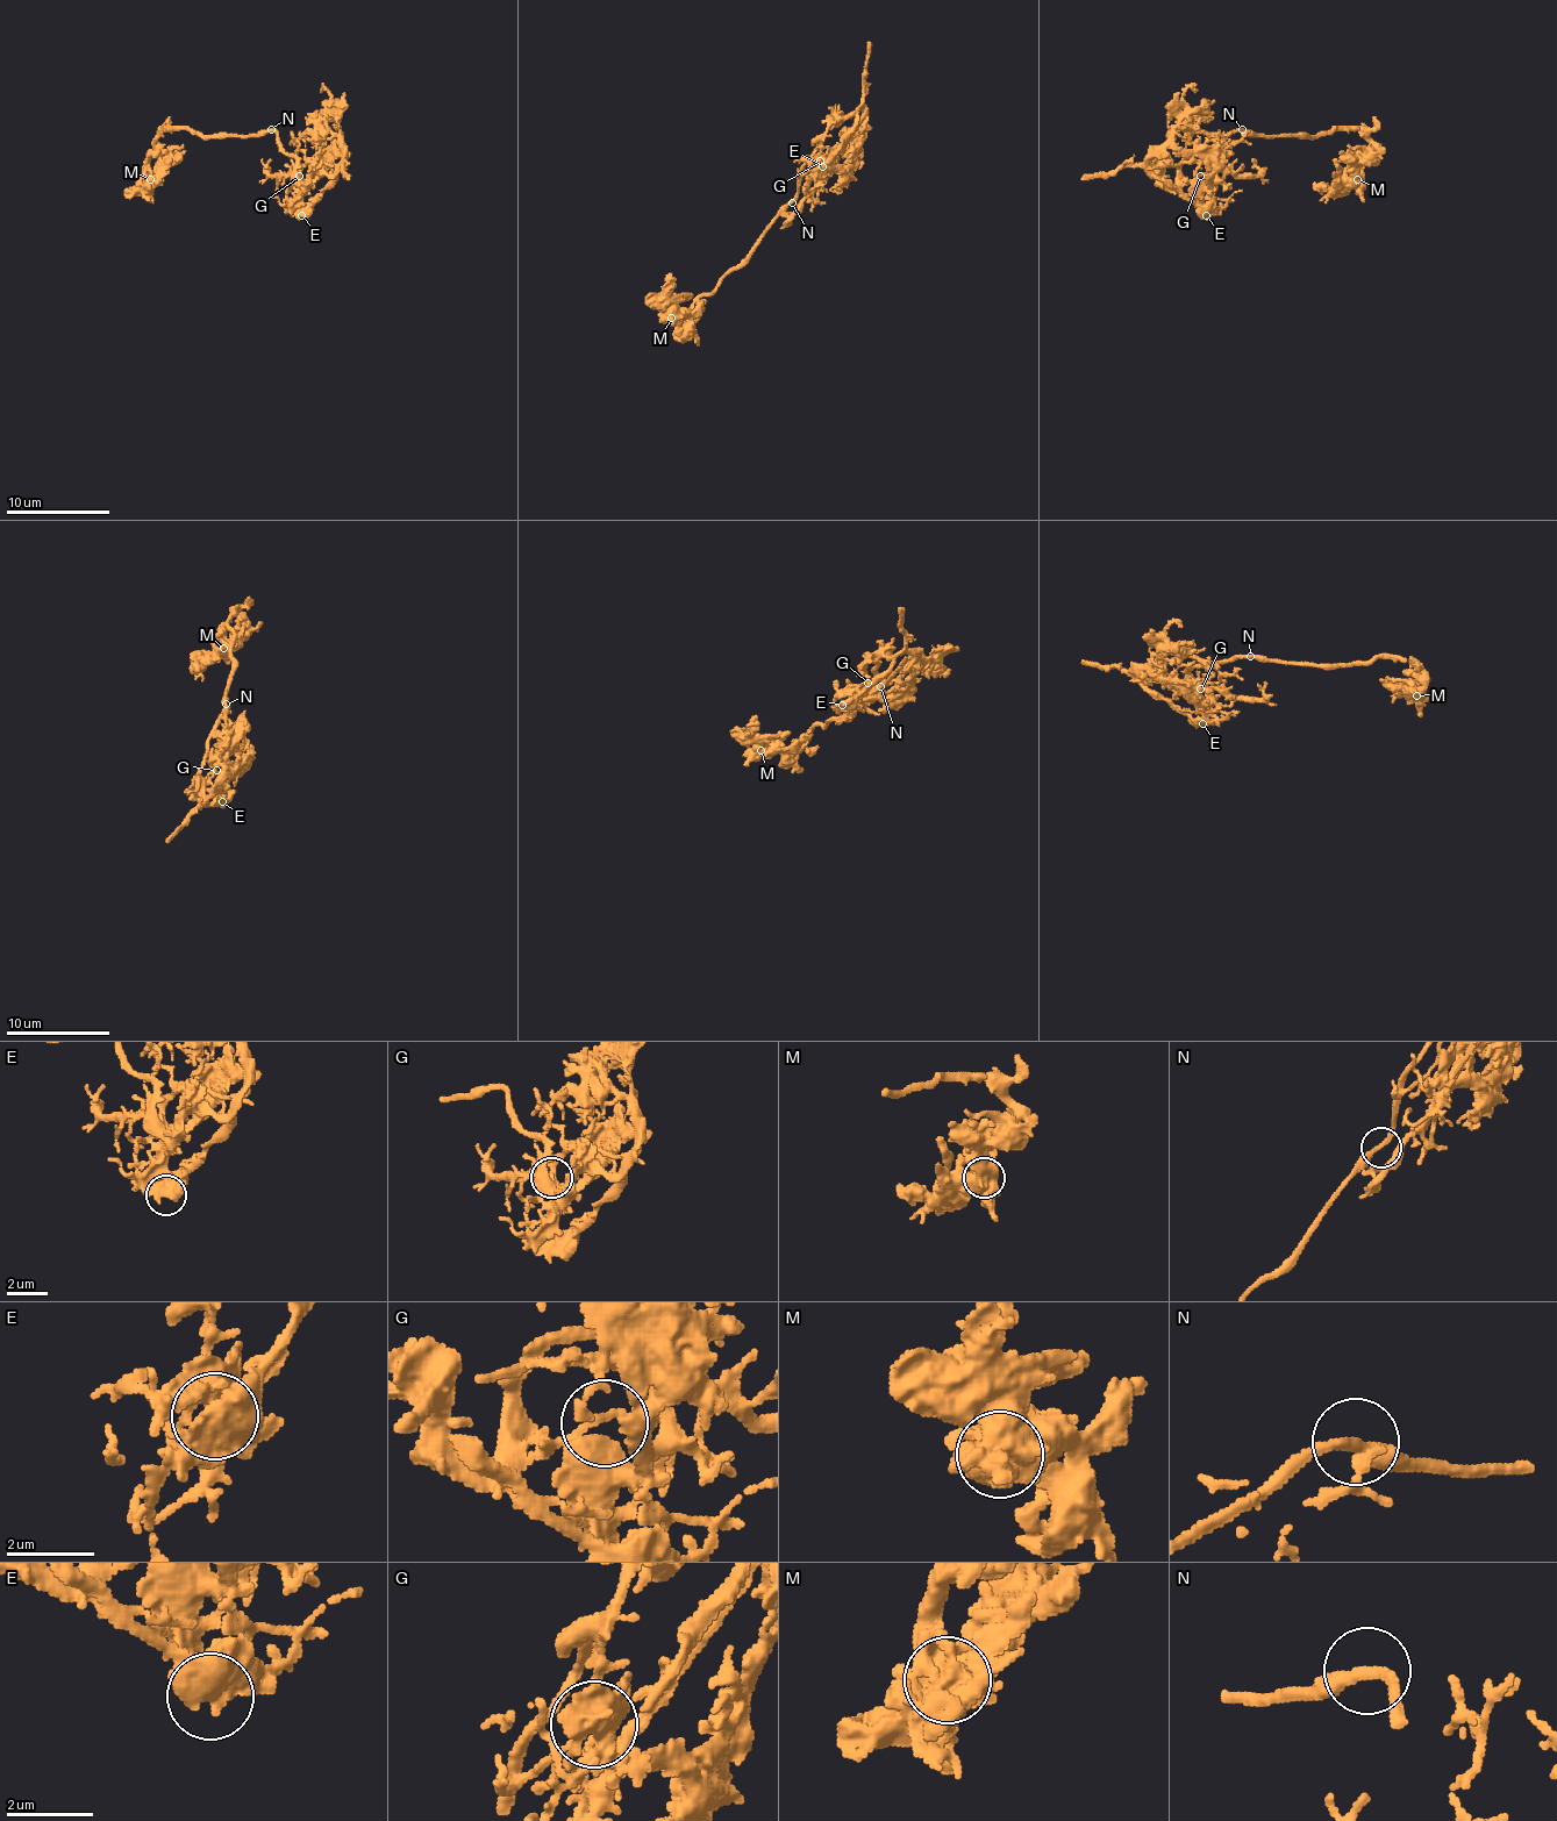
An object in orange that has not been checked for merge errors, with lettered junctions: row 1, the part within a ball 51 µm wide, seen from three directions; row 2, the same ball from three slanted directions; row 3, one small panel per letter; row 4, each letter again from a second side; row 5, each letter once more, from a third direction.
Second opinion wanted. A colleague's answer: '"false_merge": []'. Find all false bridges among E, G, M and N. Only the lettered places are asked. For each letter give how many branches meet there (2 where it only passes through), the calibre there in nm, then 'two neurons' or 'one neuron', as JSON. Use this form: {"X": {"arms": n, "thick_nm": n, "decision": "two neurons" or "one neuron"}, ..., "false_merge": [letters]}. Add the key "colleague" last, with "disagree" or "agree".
{"E": {"arms": 1, "thick_nm": 800, "decision": "one neuron"}, "G": {"arms": 4, "thick_nm": 120, "decision": "one neuron"}, "M": {"arms": 5, "thick_nm": 800, "decision": "one neuron"}, "N": {"arms": 2, "thick_nm": 280, "decision": "one neuron"}, "false_merge": [], "colleague": "agree"}

